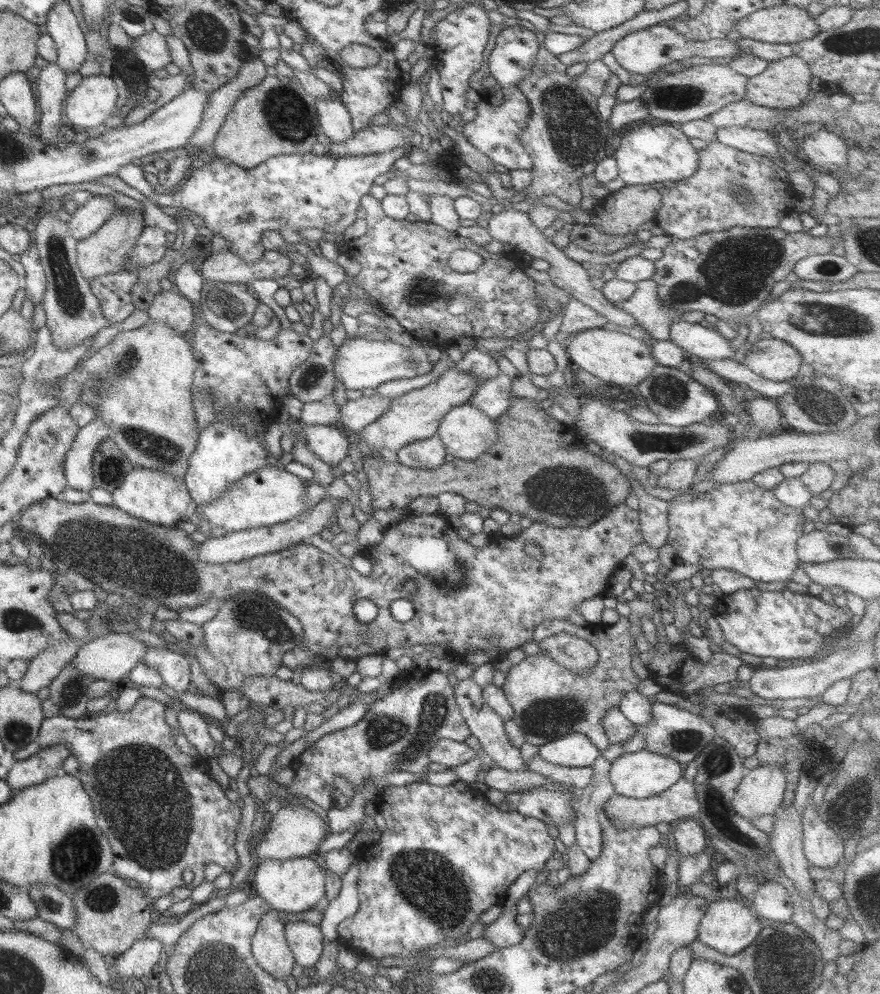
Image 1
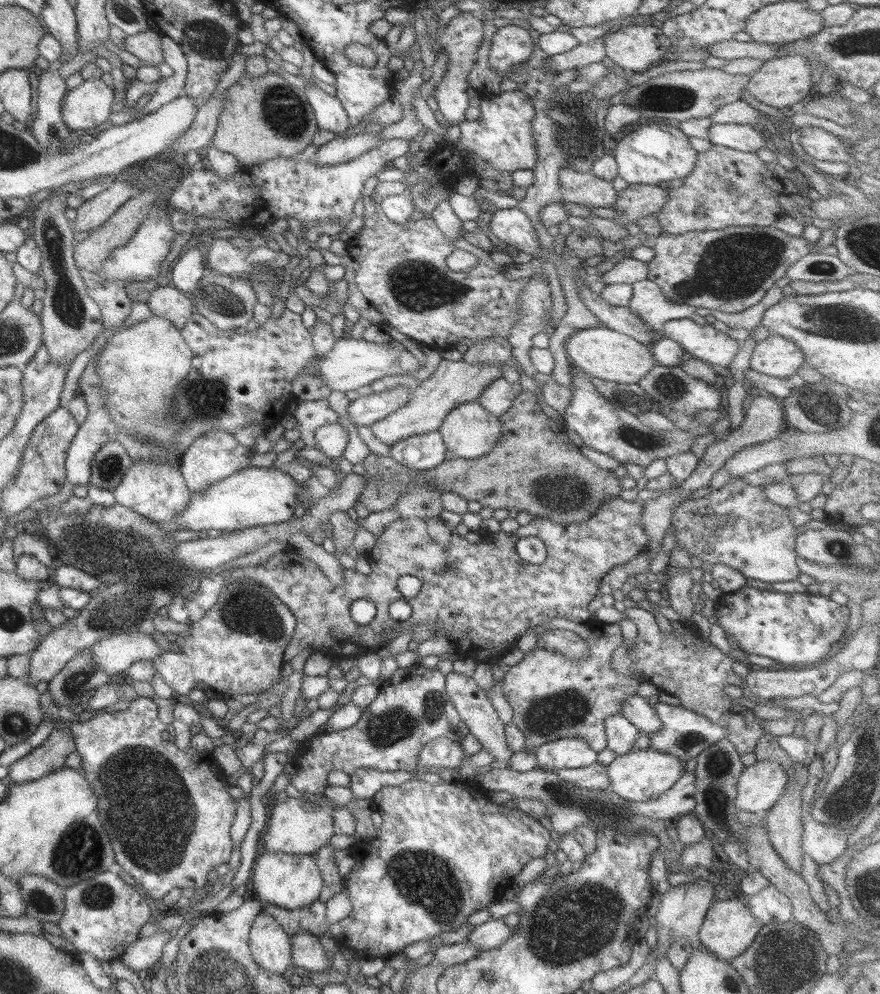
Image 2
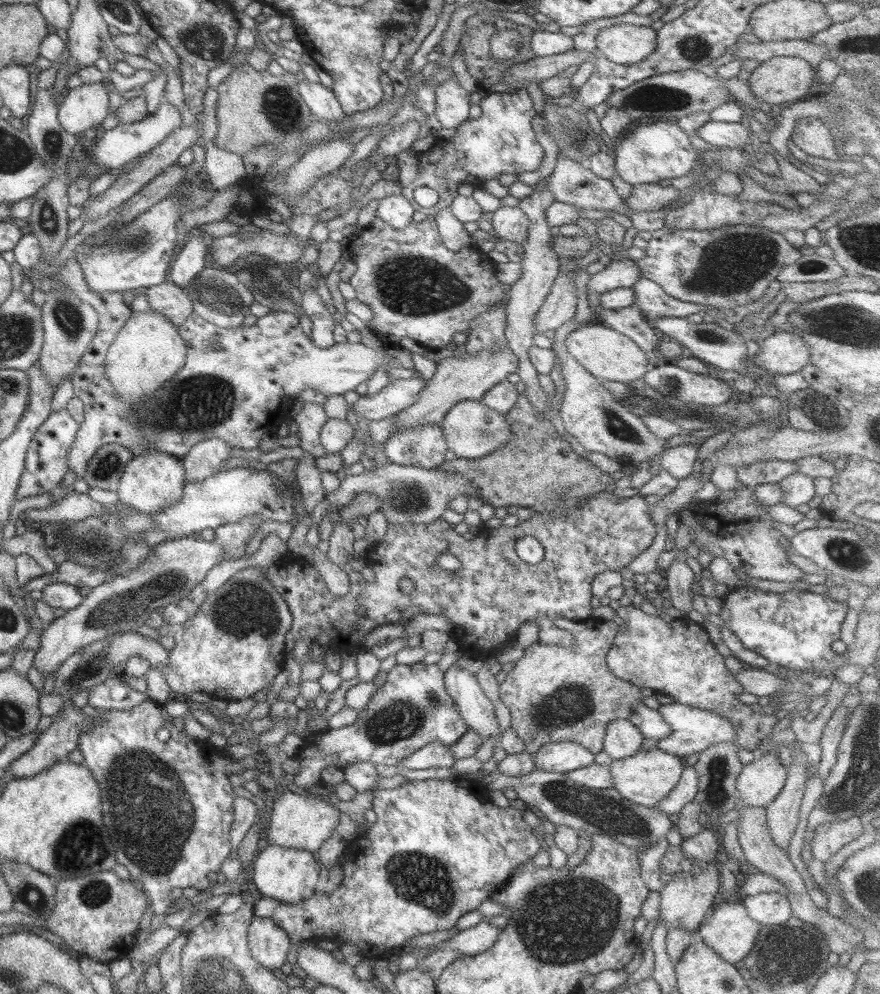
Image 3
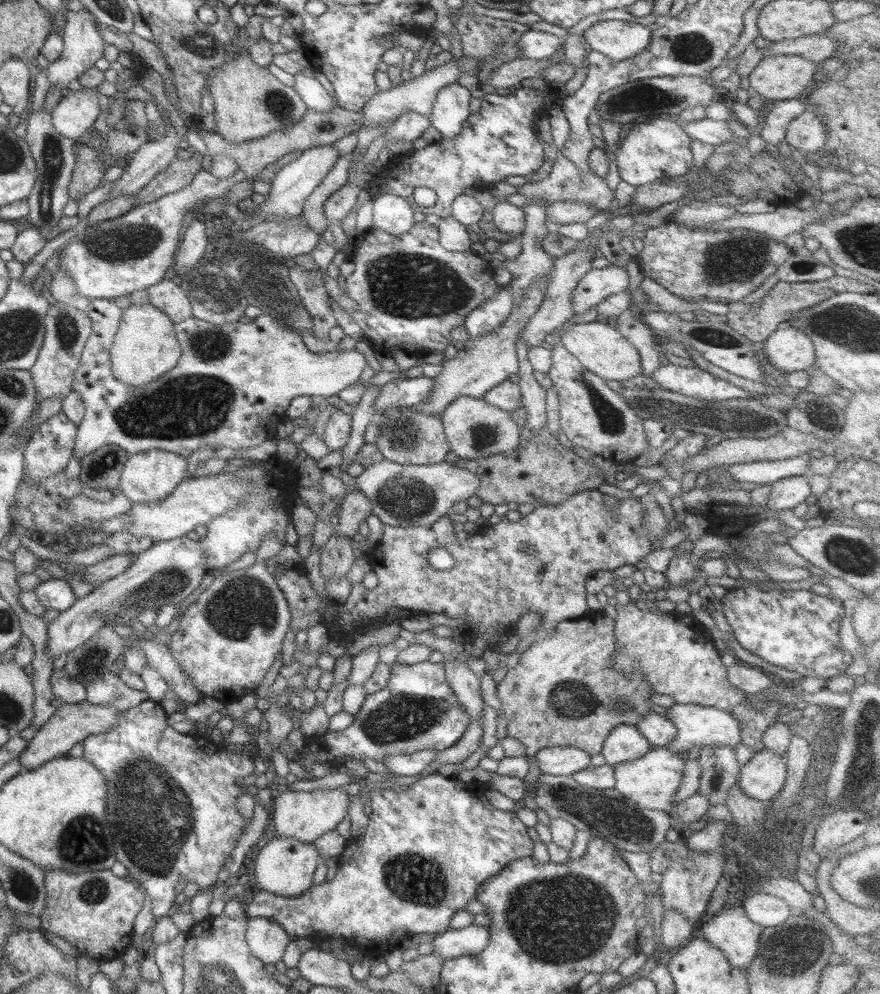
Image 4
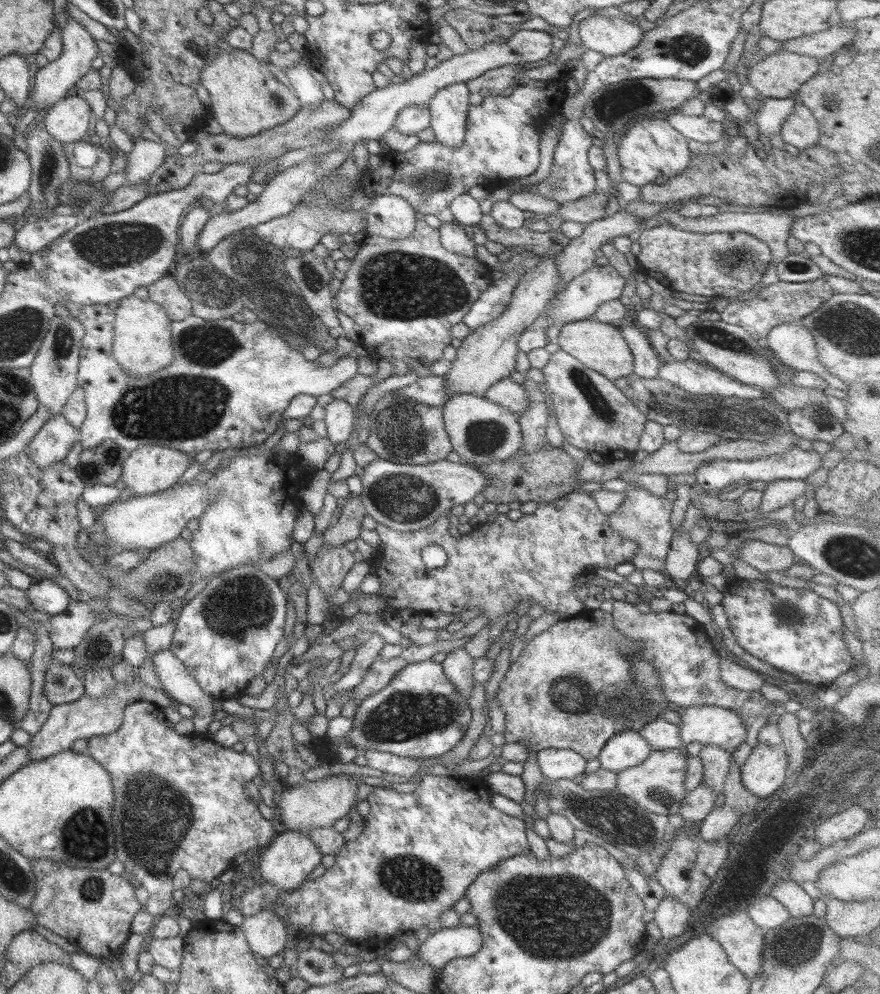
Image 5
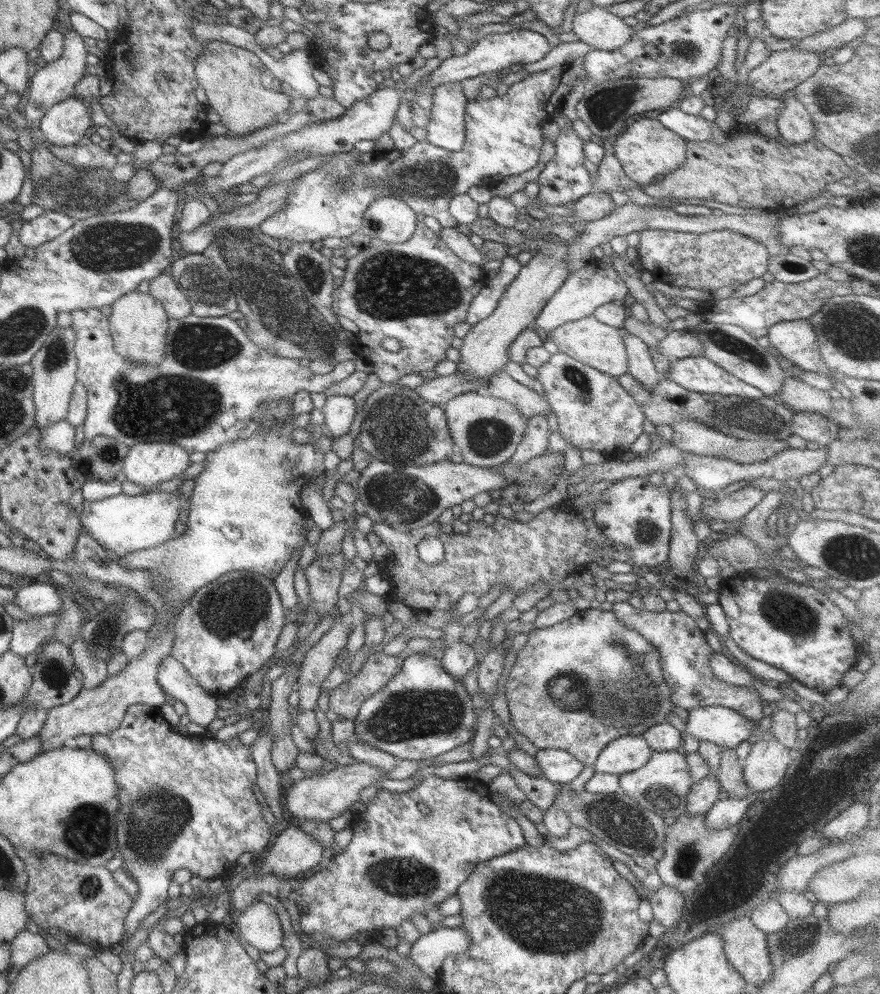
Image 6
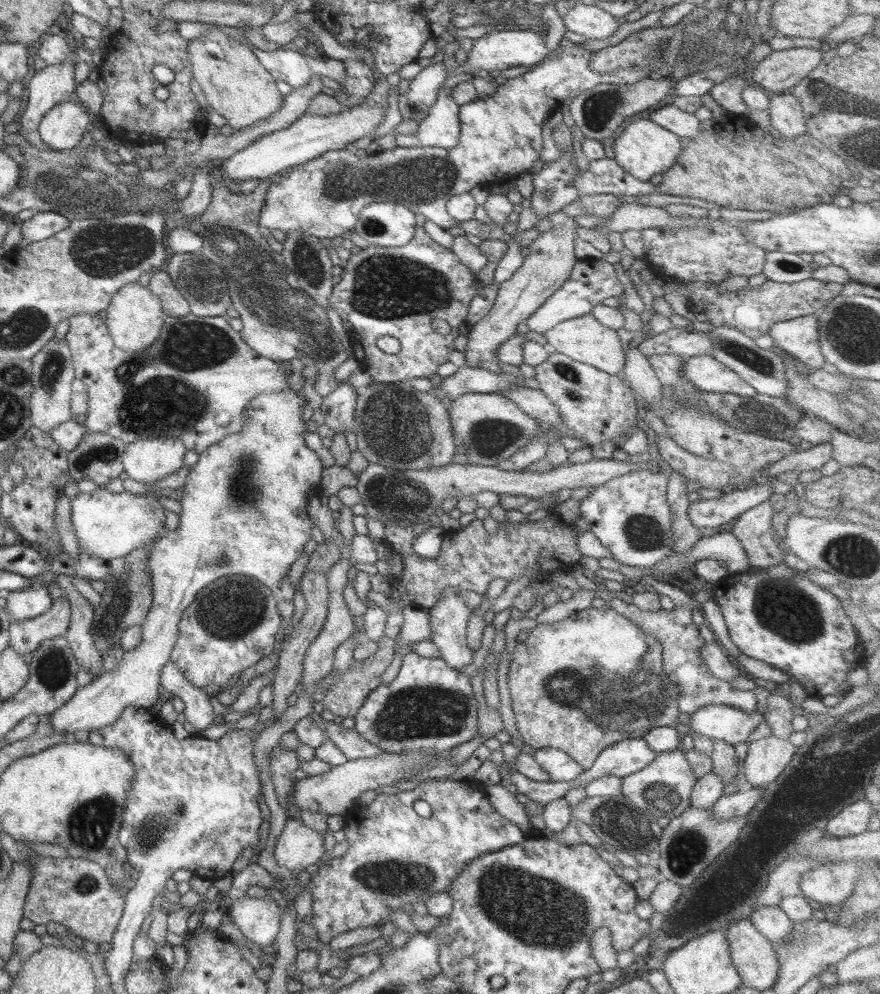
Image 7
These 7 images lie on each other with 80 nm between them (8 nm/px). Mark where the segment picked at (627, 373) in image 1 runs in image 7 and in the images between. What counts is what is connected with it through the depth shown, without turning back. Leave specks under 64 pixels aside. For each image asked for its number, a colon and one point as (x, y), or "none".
2: (599, 352)
3: (607, 355)
4: (600, 349)
5: (598, 346)
6: (597, 345)
7: (584, 340)

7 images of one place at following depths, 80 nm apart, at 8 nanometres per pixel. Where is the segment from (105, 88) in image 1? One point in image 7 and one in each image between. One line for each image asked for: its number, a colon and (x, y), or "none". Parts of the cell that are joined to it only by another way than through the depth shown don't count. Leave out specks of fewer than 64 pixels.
2: (89, 104)
3: (82, 107)
4: (76, 111)
5: (66, 121)
6: (63, 124)
7: (61, 127)

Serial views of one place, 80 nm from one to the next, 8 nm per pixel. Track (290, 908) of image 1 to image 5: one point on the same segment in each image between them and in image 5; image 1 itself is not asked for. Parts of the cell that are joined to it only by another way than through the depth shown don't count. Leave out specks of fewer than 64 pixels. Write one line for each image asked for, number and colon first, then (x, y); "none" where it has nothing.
2: (286, 881)
3: (287, 875)
4: (283, 867)
5: (285, 864)

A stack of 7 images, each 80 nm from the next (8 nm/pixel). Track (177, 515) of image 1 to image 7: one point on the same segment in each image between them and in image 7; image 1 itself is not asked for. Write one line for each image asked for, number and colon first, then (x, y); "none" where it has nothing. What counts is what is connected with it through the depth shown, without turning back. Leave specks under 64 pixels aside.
2: (155, 491)
3: (149, 482)
4: (149, 476)
5: (150, 469)
6: (146, 464)
7: (147, 460)

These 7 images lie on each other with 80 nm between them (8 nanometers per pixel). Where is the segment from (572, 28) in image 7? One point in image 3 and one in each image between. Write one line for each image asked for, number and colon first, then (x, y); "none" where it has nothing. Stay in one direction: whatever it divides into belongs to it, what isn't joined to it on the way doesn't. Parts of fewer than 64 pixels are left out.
3: (624, 44)
4: (617, 40)
5: (608, 36)
6: (602, 31)

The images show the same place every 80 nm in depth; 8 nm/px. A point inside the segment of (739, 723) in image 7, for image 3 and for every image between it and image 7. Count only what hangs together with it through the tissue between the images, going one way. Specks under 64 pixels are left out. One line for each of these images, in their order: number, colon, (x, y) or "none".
3: (691, 730)
4: (695, 726)
5: (707, 725)
6: (722, 727)

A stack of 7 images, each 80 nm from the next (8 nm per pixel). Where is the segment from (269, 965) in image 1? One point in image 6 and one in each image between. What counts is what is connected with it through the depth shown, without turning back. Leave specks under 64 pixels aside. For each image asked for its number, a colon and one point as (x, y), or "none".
2: (269, 946)
3: (268, 945)
4: (265, 939)
5: (264, 932)
6: (258, 925)

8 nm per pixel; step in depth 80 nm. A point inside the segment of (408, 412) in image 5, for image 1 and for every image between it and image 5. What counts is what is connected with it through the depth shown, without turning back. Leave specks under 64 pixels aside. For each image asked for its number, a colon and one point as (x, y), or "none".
1: (428, 453)
2: (418, 453)
3: (421, 446)
4: (407, 437)

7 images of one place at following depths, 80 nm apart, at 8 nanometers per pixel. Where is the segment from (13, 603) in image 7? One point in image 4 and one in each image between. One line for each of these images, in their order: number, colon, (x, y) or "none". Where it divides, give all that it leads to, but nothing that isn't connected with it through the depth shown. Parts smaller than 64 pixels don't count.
4: (54, 594)
5: (45, 596)
6: (41, 599)

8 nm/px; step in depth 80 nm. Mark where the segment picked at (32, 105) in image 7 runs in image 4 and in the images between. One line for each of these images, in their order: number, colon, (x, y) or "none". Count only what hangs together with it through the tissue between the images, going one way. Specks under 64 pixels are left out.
4: (81, 44)
5: (55, 80)
6: (54, 82)

